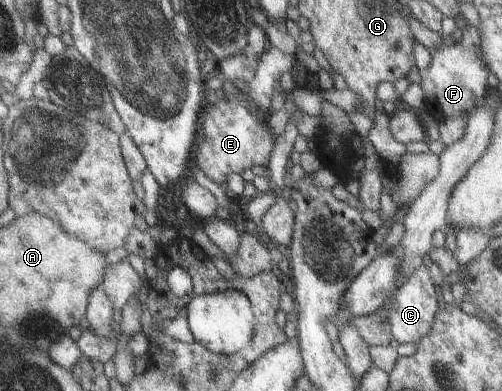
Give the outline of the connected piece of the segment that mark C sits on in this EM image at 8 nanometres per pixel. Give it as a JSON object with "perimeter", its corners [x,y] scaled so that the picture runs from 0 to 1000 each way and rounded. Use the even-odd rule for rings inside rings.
{"perimeter":[[[843,678],[835,680],[821,701],[791,737],[783,754],[777,785],[773,788],[771,816],[777,831],[777,854],[793,877],[831,877],[845,857],[851,857],[869,801],[871,749],[857,724],[853,688]]]}

